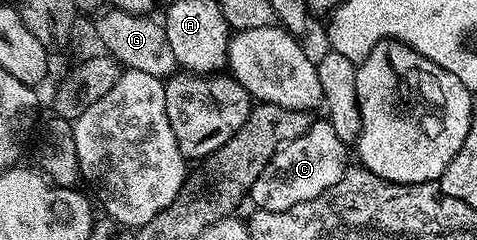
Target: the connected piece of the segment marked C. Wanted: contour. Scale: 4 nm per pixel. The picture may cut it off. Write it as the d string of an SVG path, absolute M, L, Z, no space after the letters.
M325 118L315 119L306 133L282 145L264 166L263 172L249 190L249 202L254 203L255 209L279 212L292 206L300 206L300 202L308 202L308 198L324 194L324 190L336 186L336 182L340 182L340 178L345 174L348 167L346 152L348 146L340 142L330 121Z

